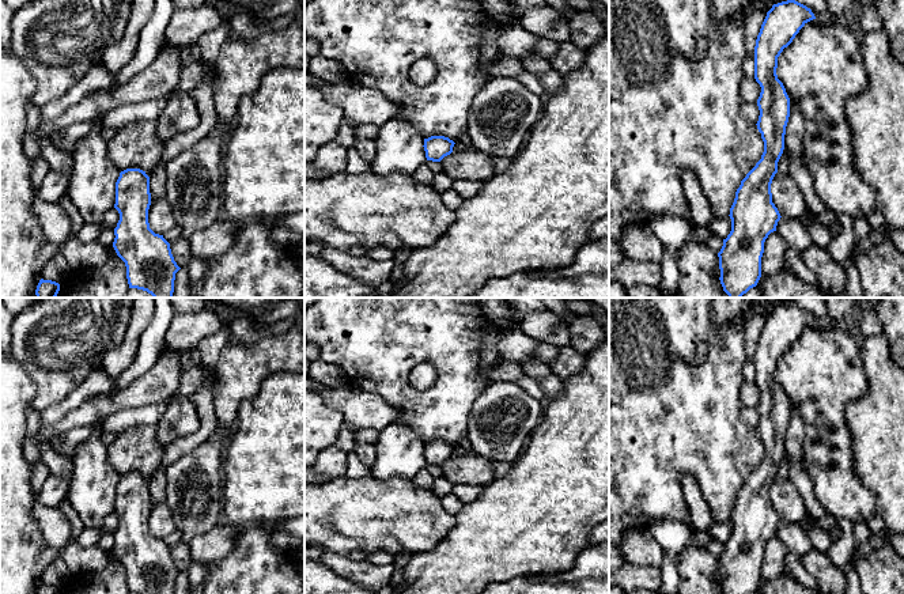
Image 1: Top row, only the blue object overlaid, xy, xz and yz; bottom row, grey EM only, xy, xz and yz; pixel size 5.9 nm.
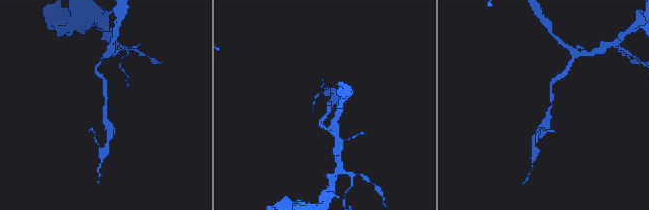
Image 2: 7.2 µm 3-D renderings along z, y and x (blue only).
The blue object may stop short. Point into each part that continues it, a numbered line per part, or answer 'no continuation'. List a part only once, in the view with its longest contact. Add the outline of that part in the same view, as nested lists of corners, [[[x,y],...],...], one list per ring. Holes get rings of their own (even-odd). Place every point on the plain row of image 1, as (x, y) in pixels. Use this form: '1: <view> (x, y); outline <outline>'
no continuation

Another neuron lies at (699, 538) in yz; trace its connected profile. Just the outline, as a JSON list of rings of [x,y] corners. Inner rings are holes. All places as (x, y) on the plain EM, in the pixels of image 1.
[[[699,530],[691,536],[689,544],[704,548],[706,544],[715,540],[707,530]]]

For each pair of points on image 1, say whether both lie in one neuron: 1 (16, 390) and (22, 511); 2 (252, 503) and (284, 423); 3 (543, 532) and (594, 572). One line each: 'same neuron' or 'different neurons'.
1: same neuron
2: same neuron
3: different neurons

